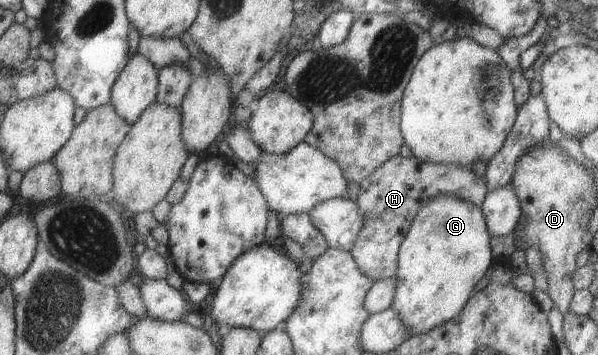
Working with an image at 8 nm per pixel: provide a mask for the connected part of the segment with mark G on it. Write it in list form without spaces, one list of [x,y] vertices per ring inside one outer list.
[[[440,194],[418,209],[408,233],[398,248],[394,277],[396,287],[391,305],[411,336],[428,333],[434,327],[458,317],[458,313],[474,293],[476,283],[480,281],[480,277],[484,277],[490,265],[494,263],[489,239],[481,208],[474,207],[468,201],[460,201],[454,195]]]

